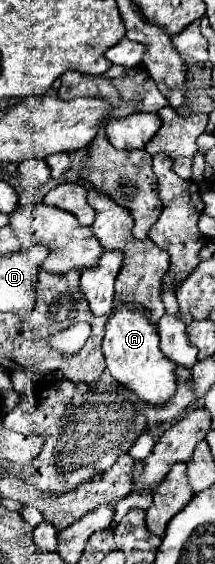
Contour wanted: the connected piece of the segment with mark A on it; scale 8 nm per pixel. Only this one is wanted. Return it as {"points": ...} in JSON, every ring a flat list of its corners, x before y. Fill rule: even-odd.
{"points":[[119,304,107,320,105,338,103,338,103,354,107,360,107,368,111,376,135,392,143,402,163,404,167,398,171,400,175,392,175,364,165,358,159,350,159,332,151,322,147,310,137,308,133,304]]}

